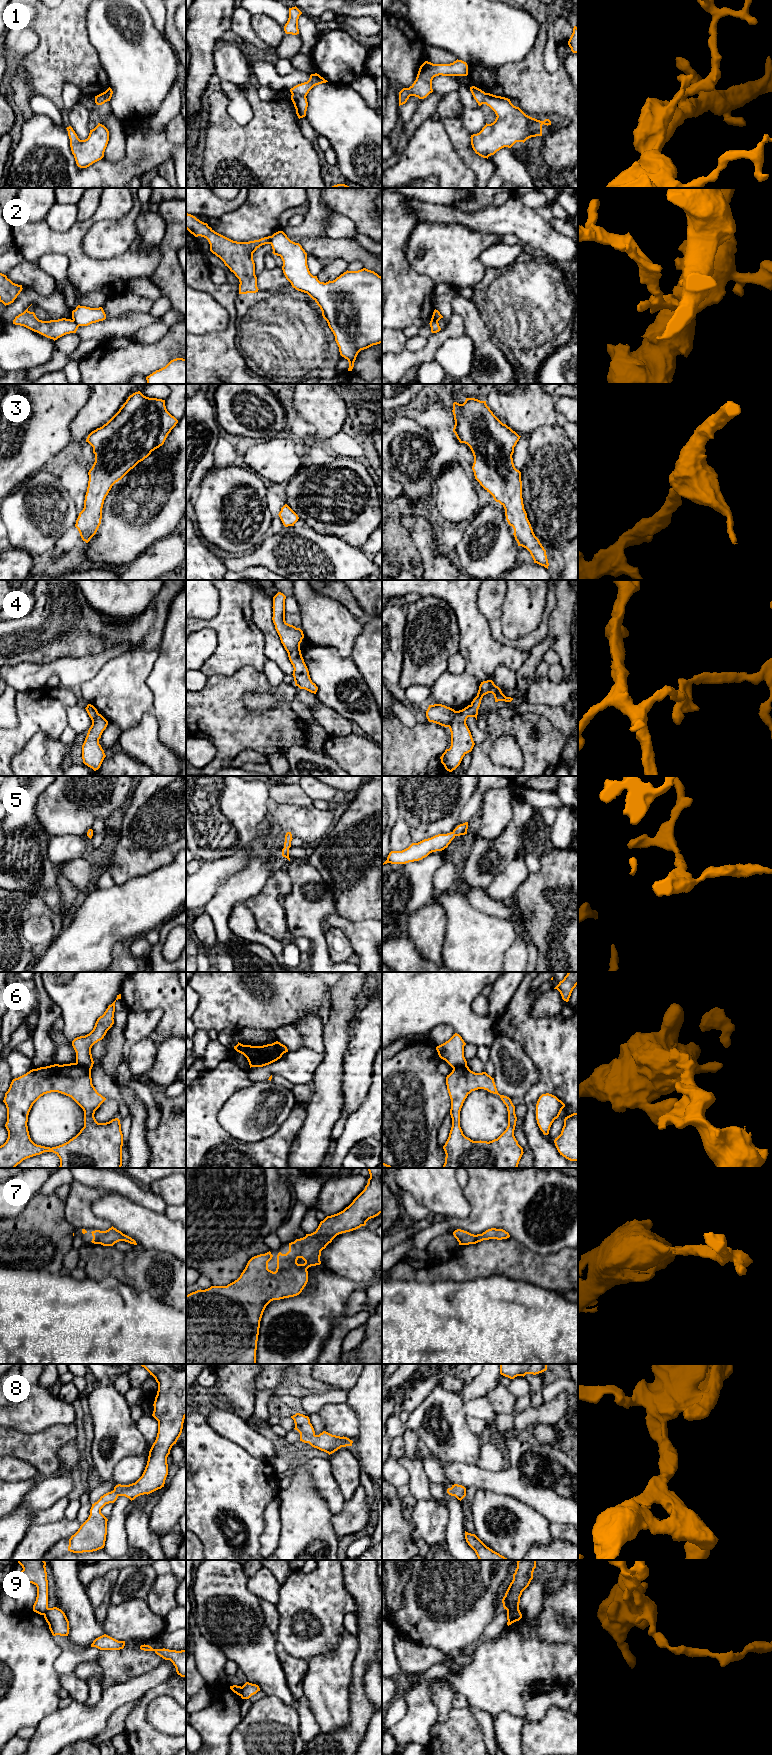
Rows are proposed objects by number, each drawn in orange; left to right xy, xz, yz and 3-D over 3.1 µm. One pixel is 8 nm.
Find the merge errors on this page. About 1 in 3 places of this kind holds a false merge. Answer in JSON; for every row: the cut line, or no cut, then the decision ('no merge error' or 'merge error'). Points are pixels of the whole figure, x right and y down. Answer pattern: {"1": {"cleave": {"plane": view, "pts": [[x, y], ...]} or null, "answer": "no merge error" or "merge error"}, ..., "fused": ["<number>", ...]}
{"1": {"cleave": {"plane": "xz", "pts": [[292, 93], [305, 96]]}, "answer": "merge error"}, "2": {"cleave": {"plane": "xz", "pts": [[271, 236], [269, 243]]}, "answer": "merge error"}, "3": {"cleave": null, "answer": "no merge error"}, "4": {"cleave": {"plane": "yz", "pts": [[456, 711], [452, 721], [447, 726]]}, "answer": "merge error"}, "5": {"cleave": null, "answer": "no merge error"}, "6": {"cleave": {"plane": "xy", "pts": [[75, 1063], [90, 1070]]}, "answer": "merge error"}, "7": {"cleave": null, "answer": "no merge error"}, "8": {"cleave": null, "answer": "no merge error"}, "9": {"cleave": {"plane": "yz", "pts": [[507, 1609], [518, 1610]]}, "answer": "merge error"}, "fused": ["1", "2", "4", "6", "9"]}

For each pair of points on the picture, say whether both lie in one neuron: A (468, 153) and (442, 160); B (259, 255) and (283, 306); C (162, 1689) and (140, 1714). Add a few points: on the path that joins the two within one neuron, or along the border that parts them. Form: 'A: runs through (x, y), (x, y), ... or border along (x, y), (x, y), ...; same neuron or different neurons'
A: border along (447, 135), (456, 154), (474, 173); different neurons
B: border along (264, 245), (253, 253), (256, 277); different neurons
C: runs through (155, 1692), (141, 1707); same neuron

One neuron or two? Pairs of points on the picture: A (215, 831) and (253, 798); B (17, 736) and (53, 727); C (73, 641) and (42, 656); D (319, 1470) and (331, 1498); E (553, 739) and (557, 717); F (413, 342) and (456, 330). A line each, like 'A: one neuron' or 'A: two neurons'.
A: one neuron
B: one neuron
C: one neuron
D: one neuron
E: two neurons
F: two neurons

